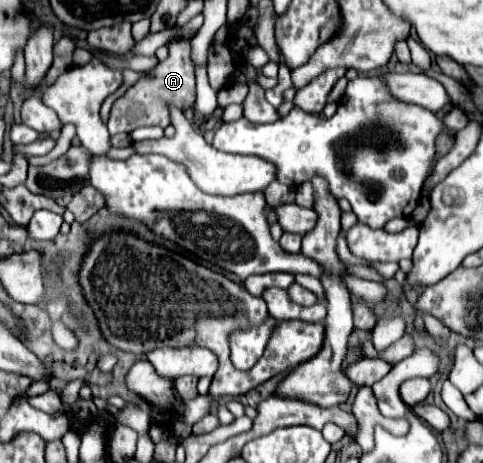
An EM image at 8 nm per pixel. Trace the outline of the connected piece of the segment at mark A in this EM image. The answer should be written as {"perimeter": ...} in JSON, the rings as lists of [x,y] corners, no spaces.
{"perimeter":[[[172,43],[170,45],[170,57],[162,61],[152,73],[140,81],[136,81],[130,91],[126,91],[112,107],[110,113],[110,133],[130,133],[138,127],[148,127],[148,125],[160,125],[166,127],[170,125],[170,115],[166,103],[174,103],[178,107],[192,105],[196,95],[196,85],[194,85],[194,63],[190,57],[190,43]]]}

